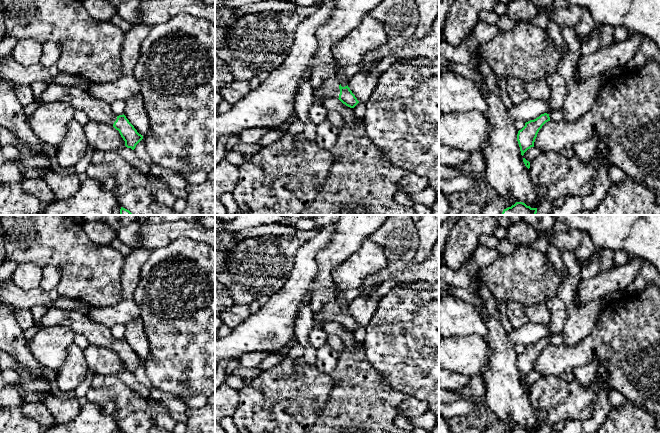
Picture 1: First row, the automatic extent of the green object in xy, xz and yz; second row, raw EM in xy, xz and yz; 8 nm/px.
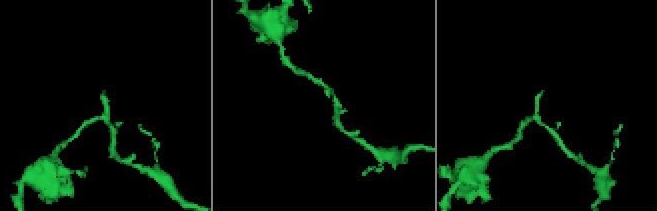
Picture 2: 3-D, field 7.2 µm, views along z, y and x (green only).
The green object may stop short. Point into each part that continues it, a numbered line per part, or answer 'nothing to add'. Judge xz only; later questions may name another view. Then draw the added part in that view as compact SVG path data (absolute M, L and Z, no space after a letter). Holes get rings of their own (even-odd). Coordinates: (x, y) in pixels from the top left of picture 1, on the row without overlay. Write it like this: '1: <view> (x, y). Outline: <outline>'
1: xz (330, 312). Outline: M336 299L326 304L319 313L313 316L313 319L317 326L321 326L327 322L339 322L340 306Z

